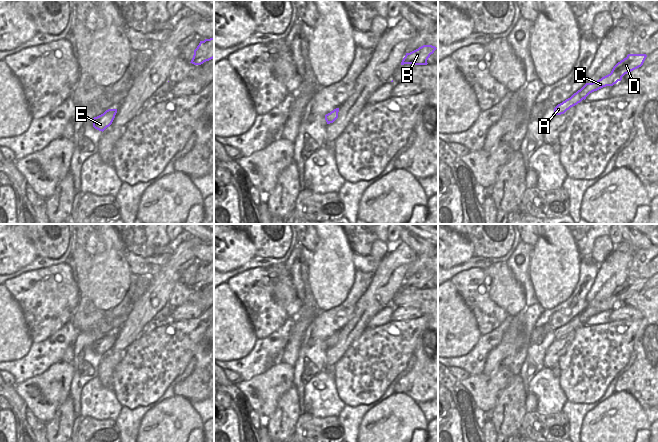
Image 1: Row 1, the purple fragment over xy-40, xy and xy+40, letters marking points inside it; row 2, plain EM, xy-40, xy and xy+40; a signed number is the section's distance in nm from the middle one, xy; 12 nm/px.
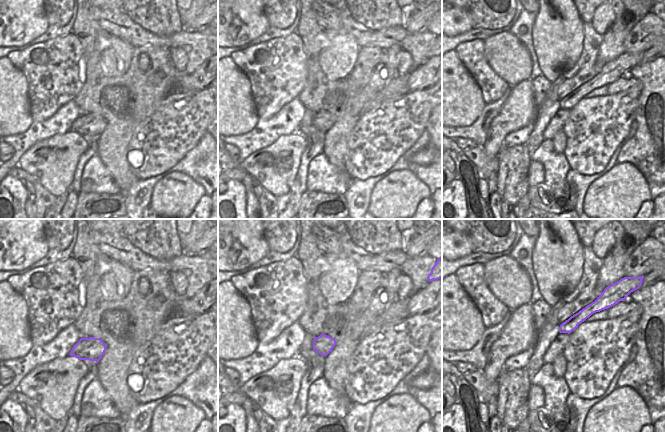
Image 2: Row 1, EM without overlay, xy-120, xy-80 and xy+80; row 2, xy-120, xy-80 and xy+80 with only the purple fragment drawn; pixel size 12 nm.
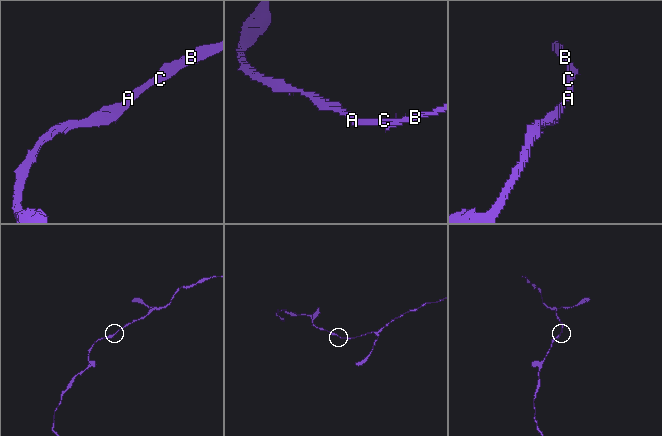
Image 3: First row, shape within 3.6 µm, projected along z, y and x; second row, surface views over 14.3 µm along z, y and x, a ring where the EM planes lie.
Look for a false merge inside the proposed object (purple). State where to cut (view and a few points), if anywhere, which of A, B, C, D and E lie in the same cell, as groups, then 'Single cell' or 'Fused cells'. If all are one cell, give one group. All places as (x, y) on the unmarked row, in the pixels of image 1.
No split. Groups: A B C D E. Single cell

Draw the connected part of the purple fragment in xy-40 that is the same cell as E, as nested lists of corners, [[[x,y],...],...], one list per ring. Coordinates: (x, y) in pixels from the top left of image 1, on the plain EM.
[[[108,333],[103,338],[93,342],[93,351],[99,355],[104,355],[109,351],[117,337],[117,333]]]

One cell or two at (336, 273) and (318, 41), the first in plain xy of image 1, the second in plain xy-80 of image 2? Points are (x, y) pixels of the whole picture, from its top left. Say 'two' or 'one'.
two

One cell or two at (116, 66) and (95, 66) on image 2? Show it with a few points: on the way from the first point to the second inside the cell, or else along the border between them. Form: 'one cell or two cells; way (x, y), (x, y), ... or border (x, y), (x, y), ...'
two cells; border (110, 45), (101, 54), (101, 71), (118, 77)

